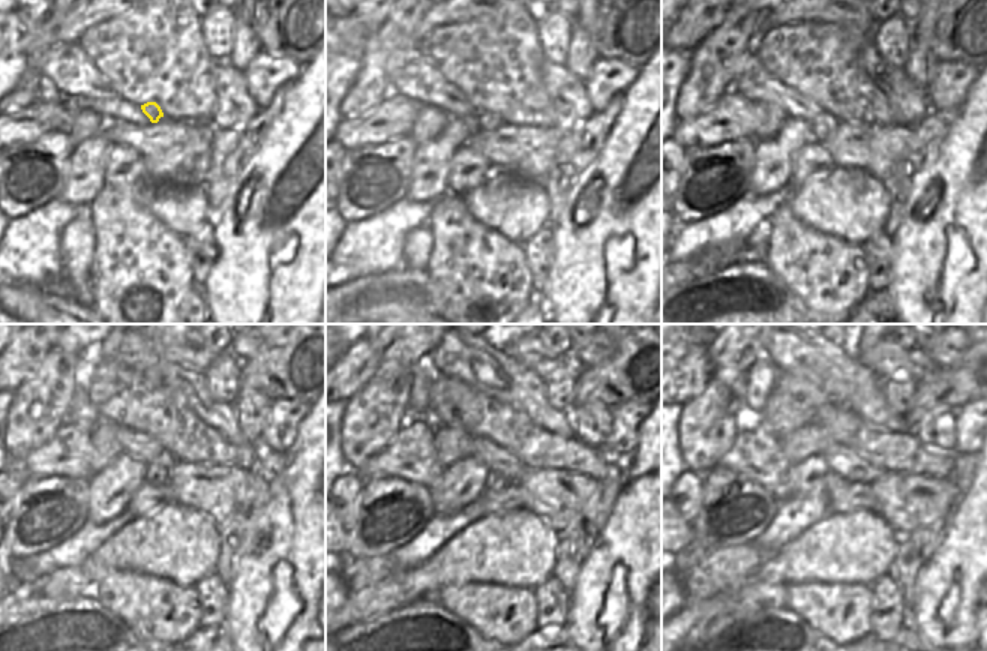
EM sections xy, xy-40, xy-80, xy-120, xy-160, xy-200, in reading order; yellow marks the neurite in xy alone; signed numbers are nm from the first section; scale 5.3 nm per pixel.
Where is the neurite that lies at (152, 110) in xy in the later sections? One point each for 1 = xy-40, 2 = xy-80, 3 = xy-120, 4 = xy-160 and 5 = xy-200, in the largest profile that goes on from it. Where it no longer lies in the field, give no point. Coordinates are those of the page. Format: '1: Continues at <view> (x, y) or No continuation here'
1: Continues at xy-40 (485, 122)
2: Continues at xy-80 (824, 126)
3: Continues at xy-120 (158, 470)
4: Continues at xy-160 (495, 482)
5: Continues at xy-200 (831, 480)

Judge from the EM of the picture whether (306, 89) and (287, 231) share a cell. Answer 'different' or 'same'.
same

